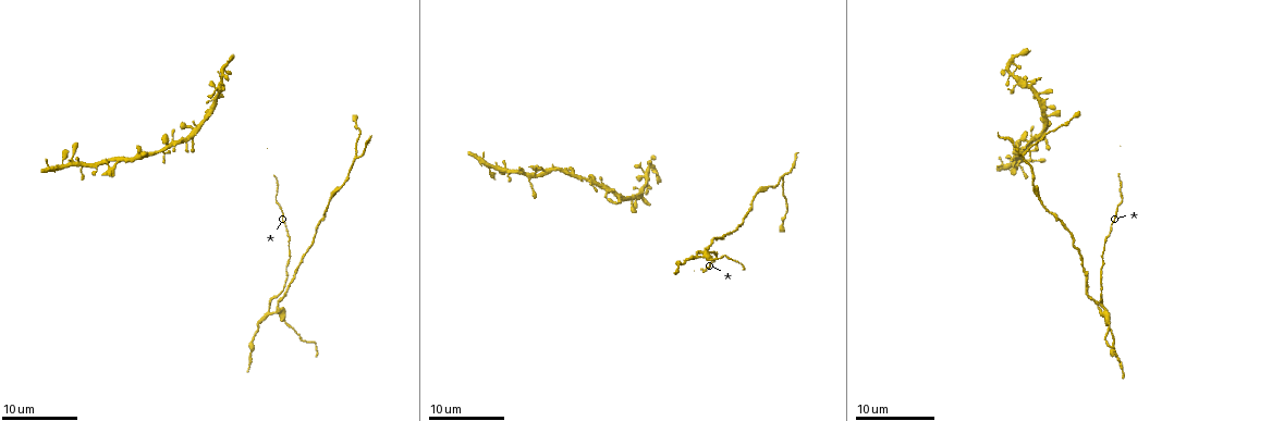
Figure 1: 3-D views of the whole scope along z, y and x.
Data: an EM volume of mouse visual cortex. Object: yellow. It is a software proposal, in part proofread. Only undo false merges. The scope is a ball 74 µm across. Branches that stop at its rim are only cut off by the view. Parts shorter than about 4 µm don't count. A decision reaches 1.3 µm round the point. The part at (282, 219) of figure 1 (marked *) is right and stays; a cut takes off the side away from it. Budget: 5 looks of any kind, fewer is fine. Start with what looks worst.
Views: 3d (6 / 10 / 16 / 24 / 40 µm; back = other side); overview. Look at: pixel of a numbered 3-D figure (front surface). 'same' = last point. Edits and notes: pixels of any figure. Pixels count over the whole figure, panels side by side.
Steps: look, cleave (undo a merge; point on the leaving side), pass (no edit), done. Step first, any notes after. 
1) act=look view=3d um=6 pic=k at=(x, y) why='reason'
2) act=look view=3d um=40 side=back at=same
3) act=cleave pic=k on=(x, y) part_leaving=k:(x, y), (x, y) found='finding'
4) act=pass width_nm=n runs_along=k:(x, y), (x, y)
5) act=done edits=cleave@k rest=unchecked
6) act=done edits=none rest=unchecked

act=look view=3d um=10 pic=1 at=(275, 311) why='four or more arms meet'

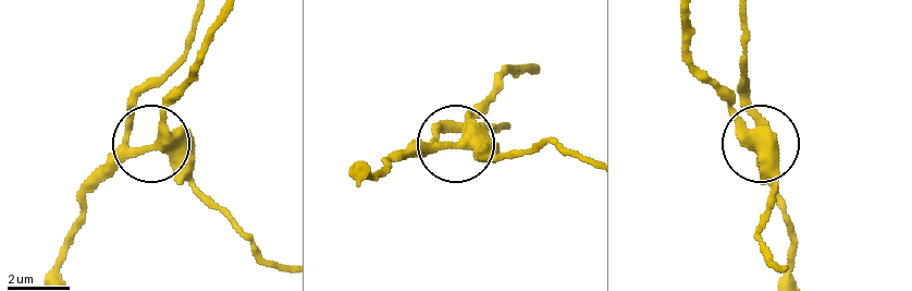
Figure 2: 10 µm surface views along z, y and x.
act=look view=3d um=6 pic=2 at=(460, 142) why='zoom in'

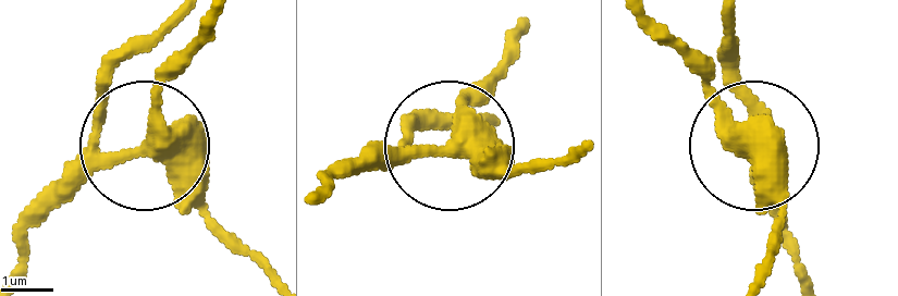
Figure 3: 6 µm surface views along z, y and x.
act=cleave pic=3 on=(201, 194) part_leaving=3:(165, 144), (192, 204), (256, 269) found='a second cell is stuck on'

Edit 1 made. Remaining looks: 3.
act=look view=3d um=6 pic=1 at=(638, 200) why='a fork'

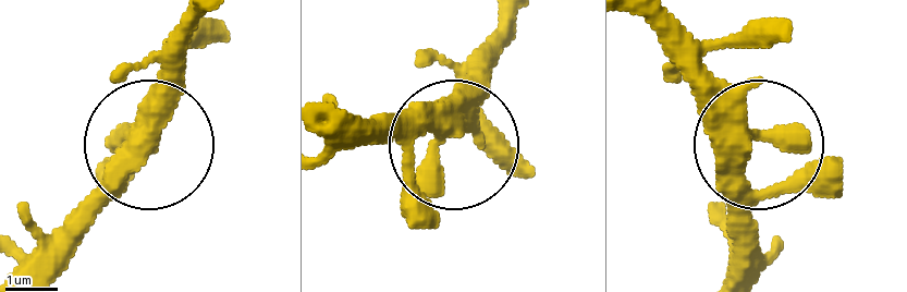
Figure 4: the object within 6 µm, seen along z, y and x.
act=pass arms=3 found='one cell here'

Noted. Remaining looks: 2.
act=look view=overview

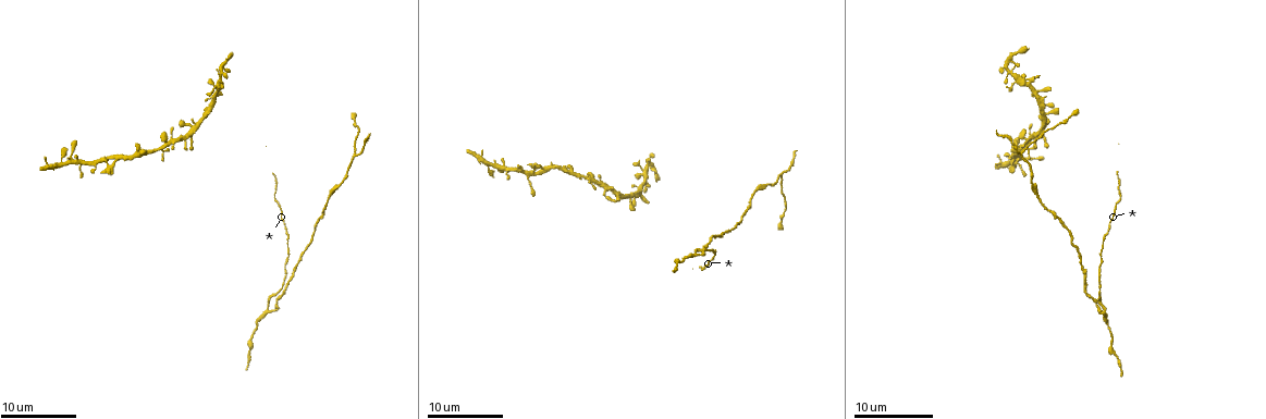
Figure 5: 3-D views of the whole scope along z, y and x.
act=look view=3d um=6 pic=5 at=(354, 154) why='arms part here'

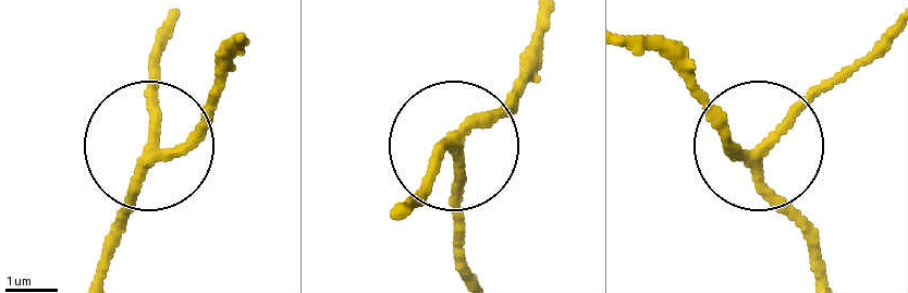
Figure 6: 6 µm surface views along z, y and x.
act=pass arms=3 runs_along=6:(826, 279), (809, 228), (758, 154), (723, 136), (688, 88) found='one cell here'

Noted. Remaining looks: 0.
act=done edits=cleave@3 rest=unchecked

